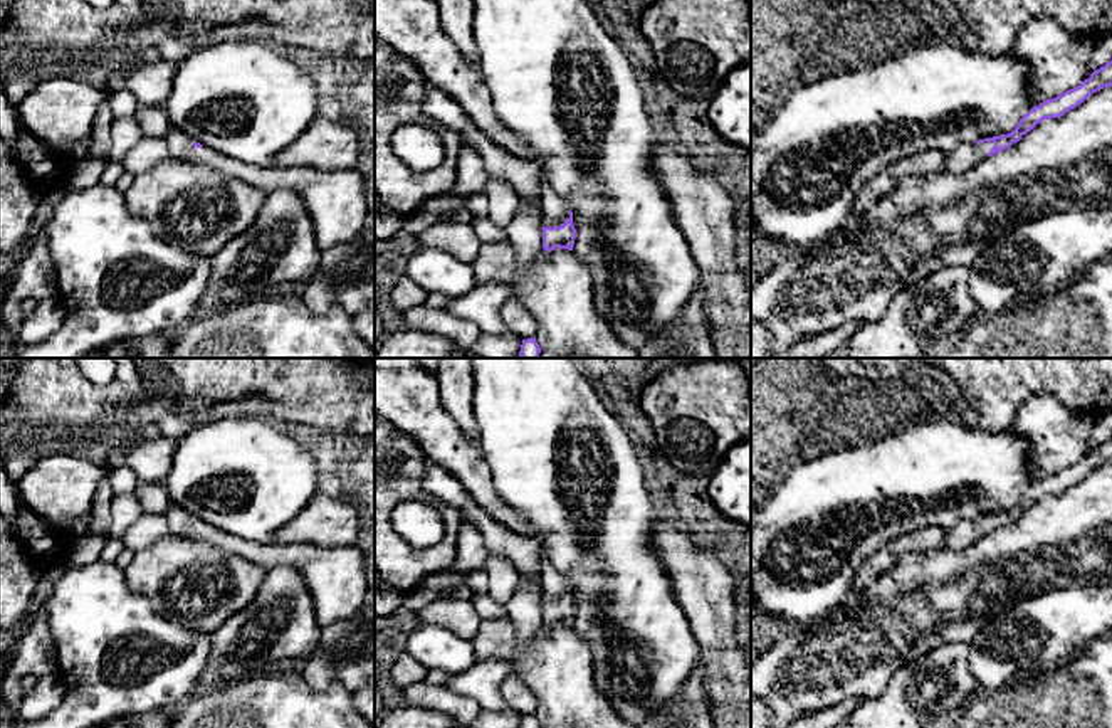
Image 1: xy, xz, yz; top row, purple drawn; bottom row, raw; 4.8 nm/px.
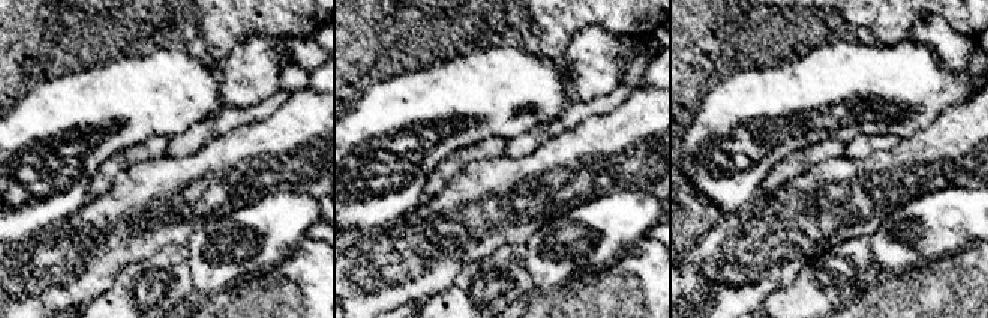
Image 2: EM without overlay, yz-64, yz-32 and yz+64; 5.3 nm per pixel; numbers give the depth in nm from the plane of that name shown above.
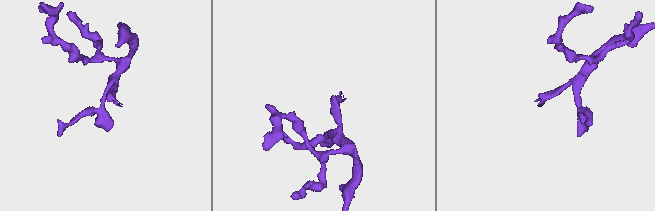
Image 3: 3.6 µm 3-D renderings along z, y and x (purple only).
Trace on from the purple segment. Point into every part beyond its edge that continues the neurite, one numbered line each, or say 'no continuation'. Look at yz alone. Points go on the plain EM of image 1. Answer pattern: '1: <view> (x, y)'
1: yz (965, 533)

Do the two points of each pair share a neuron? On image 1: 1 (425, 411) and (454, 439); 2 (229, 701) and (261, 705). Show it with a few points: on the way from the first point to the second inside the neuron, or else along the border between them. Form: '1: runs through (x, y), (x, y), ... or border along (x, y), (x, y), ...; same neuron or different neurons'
1: runs through (432, 417), (447, 432); same neuron
2: runs through (237, 705), (252, 705); same neuron

